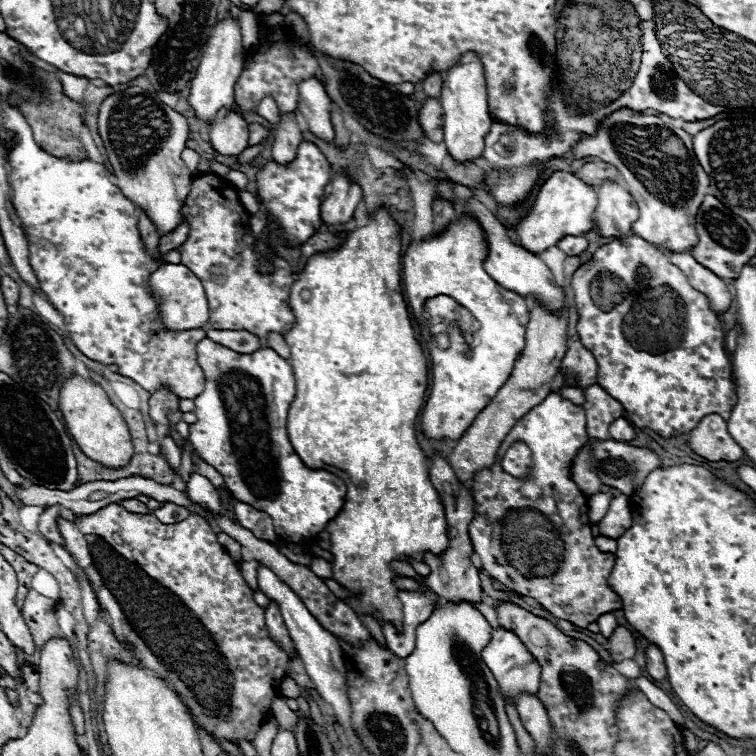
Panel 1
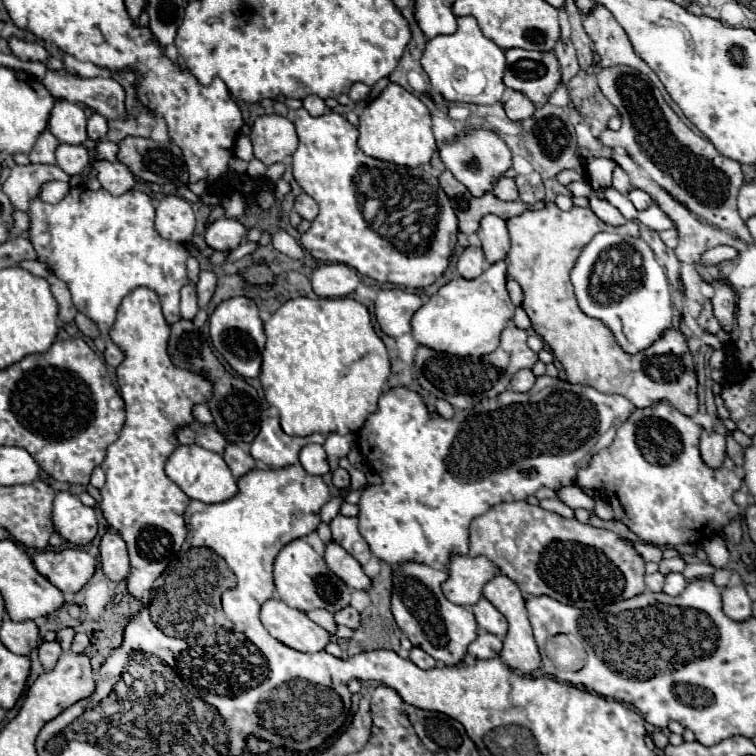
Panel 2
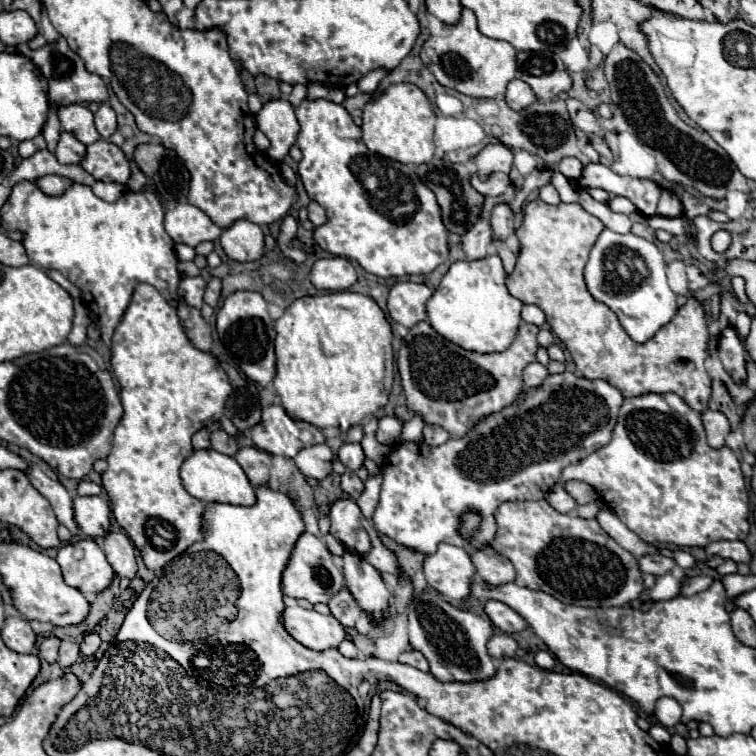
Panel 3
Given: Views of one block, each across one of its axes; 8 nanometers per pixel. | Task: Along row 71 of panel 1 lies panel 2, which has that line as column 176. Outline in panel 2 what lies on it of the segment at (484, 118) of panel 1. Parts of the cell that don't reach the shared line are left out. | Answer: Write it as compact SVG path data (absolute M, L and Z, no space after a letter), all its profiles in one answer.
M198 444L192 446L178 446L172 456L166 462L166 474L170 480L174 480L182 492L192 498L206 504L214 502L226 502L238 494L238 480L232 476L228 464L224 462L222 454L210 452Z

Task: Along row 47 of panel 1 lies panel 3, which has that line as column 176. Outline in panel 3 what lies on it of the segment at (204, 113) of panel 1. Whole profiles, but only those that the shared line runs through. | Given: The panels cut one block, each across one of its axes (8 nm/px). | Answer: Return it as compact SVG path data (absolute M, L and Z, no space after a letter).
M188 202L166 212L164 228L176 244L180 242L192 248L196 248L200 242L214 242L222 234L222 230L212 224L206 212Z

